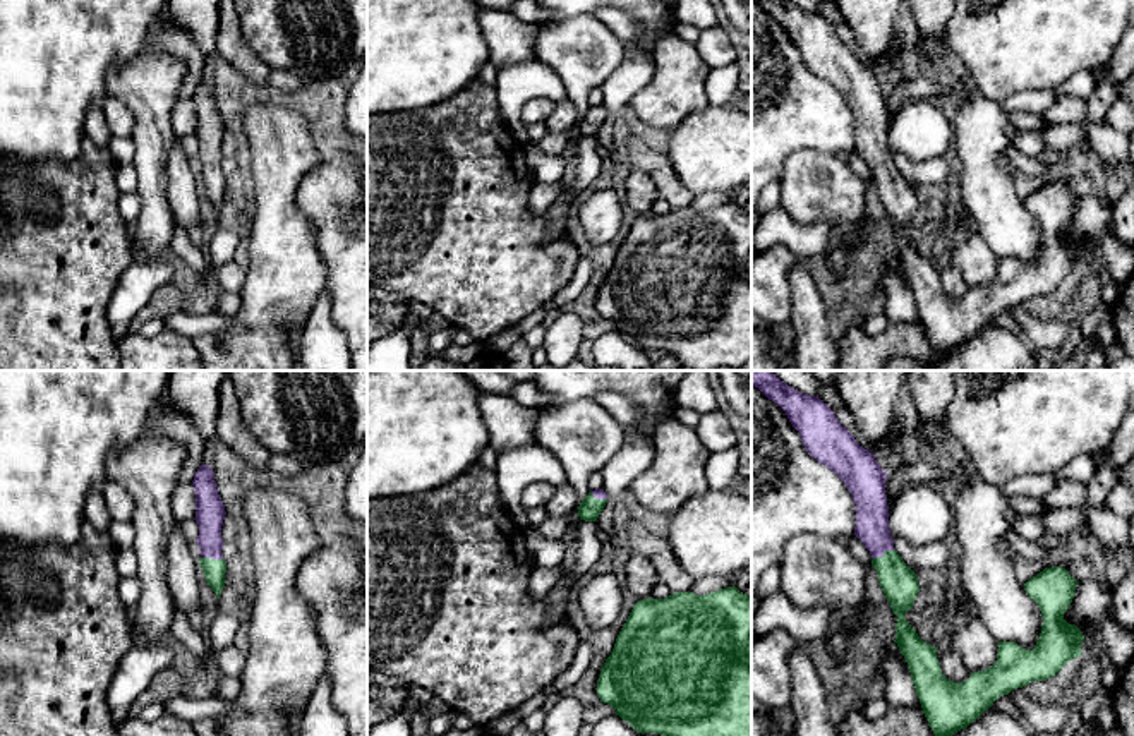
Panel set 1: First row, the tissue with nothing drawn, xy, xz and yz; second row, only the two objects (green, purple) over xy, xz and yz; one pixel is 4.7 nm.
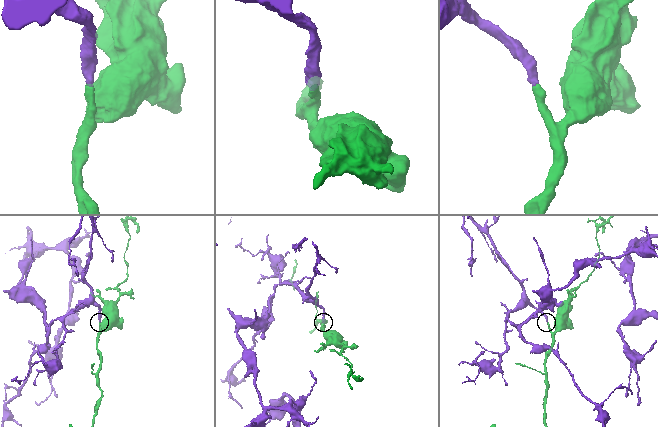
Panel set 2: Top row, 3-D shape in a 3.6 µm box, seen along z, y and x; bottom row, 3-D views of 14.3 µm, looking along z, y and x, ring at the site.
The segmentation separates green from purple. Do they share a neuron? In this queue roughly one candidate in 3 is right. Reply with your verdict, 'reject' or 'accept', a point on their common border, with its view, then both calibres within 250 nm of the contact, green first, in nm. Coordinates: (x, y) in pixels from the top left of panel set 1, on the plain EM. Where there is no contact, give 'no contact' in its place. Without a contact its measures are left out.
accept; contact yz (884, 170); calibres 170 and 160 nm

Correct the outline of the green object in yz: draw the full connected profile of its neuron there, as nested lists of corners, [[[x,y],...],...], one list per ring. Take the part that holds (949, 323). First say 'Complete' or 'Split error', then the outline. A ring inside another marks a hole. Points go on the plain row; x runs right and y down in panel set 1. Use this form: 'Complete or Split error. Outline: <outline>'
Split error. Outline: [[[787,0],[751,2],[786,27],[808,70],[837,89],[851,108],[856,118],[854,151],[870,166],[880,202],[897,232],[894,257],[908,278],[923,329],[938,355],[966,345],[1002,311],[1053,293],[1069,276],[1083,271],[1084,250],[1064,235],[1079,197],[1065,184],[1052,182],[1024,199],[1043,233],[1034,264],[998,257],[993,281],[971,288],[968,297],[949,297],[937,274],[938,262],[923,257],[904,233],[913,225],[920,201],[916,189],[894,165],[885,113],[887,87],[818,12],[803,10]]]

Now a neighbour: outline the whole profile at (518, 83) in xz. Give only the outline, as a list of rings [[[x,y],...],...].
[[[530,60],[498,69],[498,106],[504,125],[520,144],[530,141],[522,122],[522,108],[534,98],[547,98],[554,103],[568,98],[563,79],[547,65]]]

